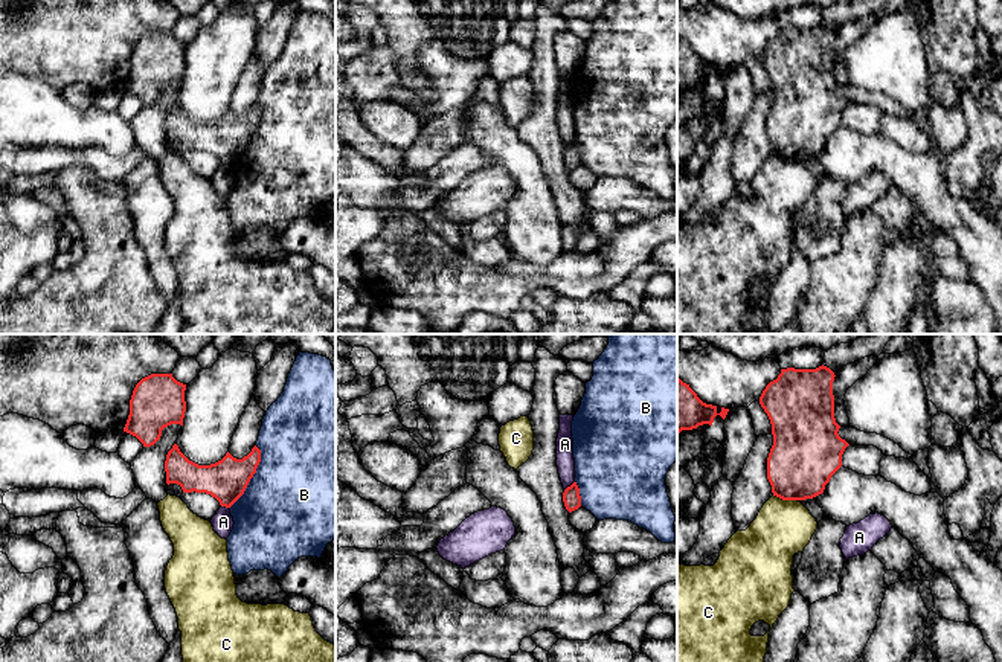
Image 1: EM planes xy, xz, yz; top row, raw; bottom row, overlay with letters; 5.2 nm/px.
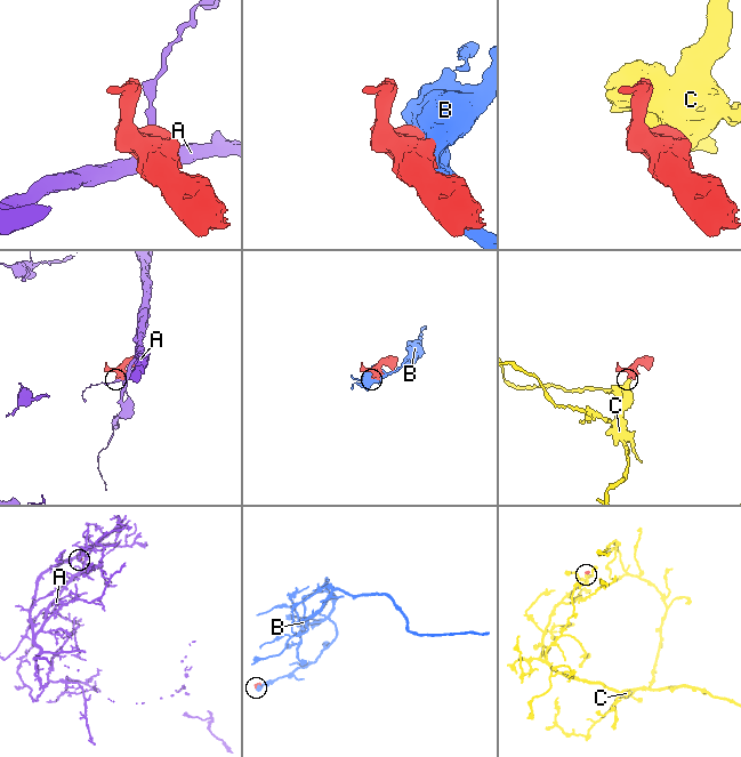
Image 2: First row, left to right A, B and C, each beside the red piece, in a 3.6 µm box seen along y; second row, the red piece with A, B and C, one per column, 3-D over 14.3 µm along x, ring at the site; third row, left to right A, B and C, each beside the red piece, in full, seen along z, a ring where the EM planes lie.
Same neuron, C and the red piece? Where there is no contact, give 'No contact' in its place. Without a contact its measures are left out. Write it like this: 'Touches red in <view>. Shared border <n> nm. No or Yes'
Touches red in yz. Shared border 130 nm. No

